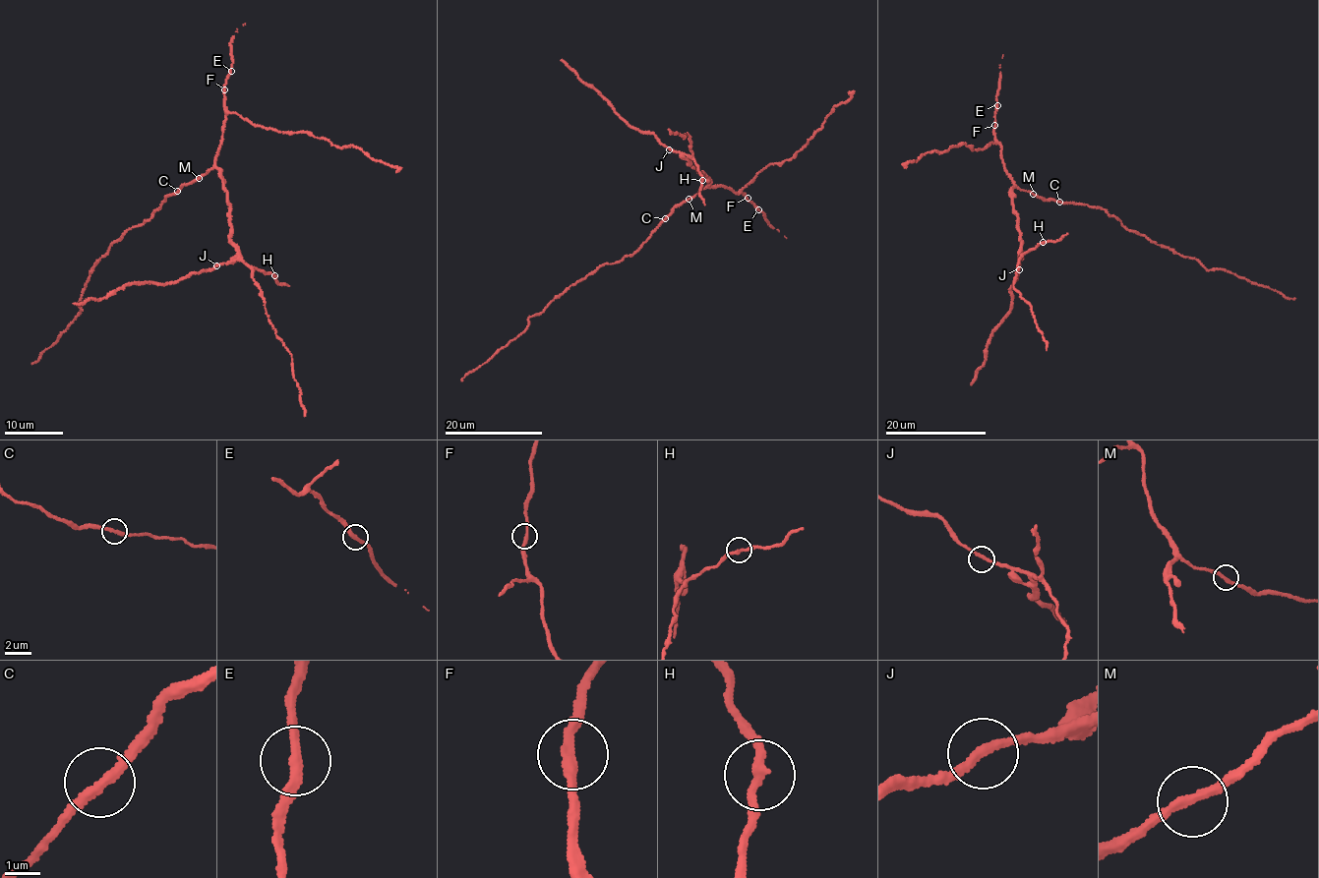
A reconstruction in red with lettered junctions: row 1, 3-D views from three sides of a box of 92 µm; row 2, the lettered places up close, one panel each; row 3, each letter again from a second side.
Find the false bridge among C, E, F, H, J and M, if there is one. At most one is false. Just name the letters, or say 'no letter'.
no letter

